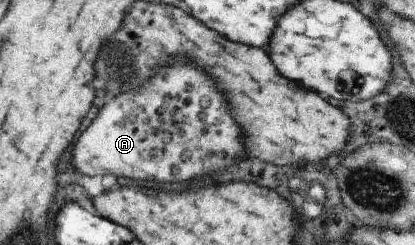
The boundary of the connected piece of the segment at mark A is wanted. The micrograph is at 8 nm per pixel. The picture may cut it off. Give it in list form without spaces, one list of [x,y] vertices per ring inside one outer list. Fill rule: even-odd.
[[[178,58],[170,66],[154,68],[154,75],[141,86],[123,91],[104,102],[99,115],[75,141],[71,149],[71,165],[83,175],[107,175],[111,171],[111,175],[115,177],[125,175],[127,179],[135,181],[149,179],[157,183],[185,183],[191,179],[199,179],[203,173],[217,171],[219,167],[229,165],[237,159],[237,151],[243,149],[243,145],[237,143],[237,129],[238,125],[230,116],[230,107],[222,92],[218,91],[216,85],[201,70]],[[221,149],[227,151],[225,161],[221,157]]]

